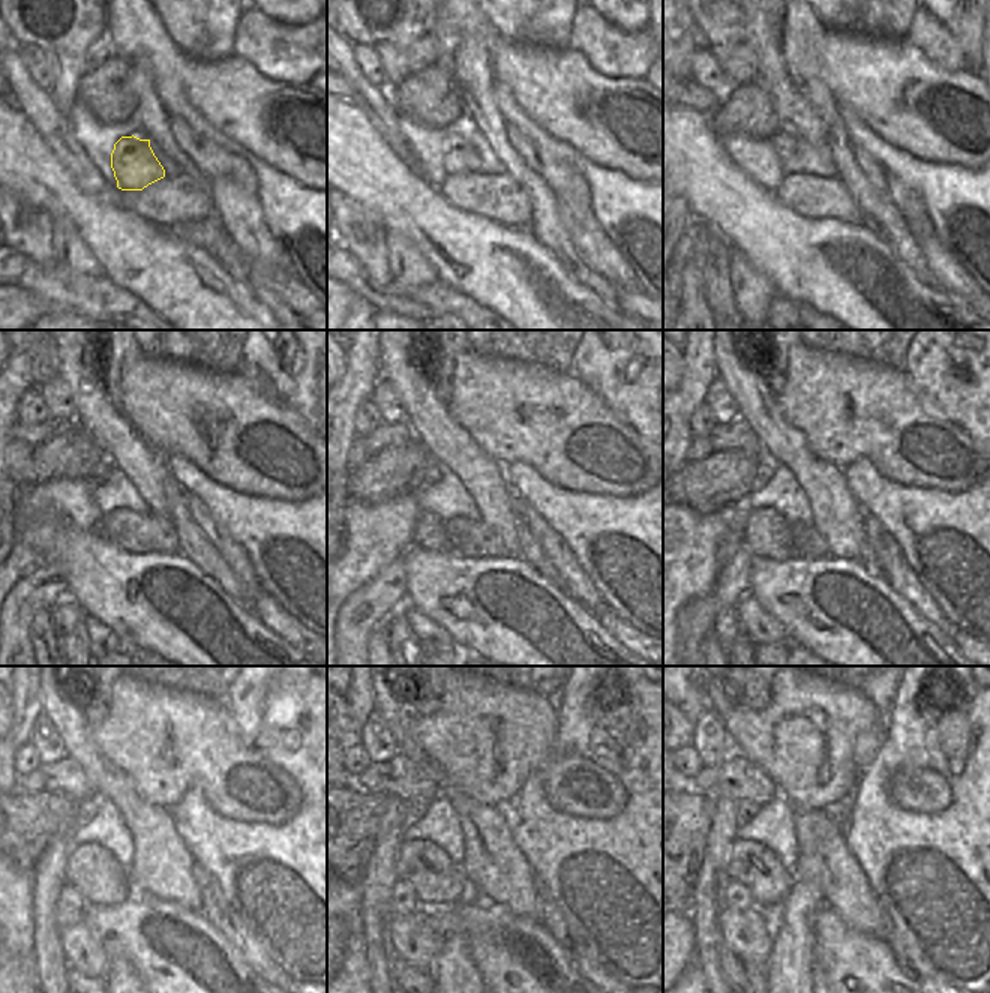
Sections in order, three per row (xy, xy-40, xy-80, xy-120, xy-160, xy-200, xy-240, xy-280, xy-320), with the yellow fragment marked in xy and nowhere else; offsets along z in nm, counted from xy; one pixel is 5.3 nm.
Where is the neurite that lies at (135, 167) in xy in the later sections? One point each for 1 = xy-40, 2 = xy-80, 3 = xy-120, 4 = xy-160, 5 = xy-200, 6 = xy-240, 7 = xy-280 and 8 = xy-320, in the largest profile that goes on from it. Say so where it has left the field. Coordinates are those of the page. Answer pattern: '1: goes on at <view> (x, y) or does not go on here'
1: goes on at xy-40 (461, 156)
2: goes on at xy-80 (783, 144)
3: goes on at xy-120 (101, 474)
4: goes on at xy-160 (432, 473)
5: goes on at xy-200 (765, 468)
6: goes on at xy-240 (86, 809)
7: goes on at xy-280 (413, 810)
8: goes on at xy-320 (746, 812)

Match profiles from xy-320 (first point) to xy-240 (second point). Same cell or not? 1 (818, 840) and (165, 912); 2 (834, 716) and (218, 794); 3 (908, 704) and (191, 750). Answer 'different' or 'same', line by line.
1: different
2: same
3: different

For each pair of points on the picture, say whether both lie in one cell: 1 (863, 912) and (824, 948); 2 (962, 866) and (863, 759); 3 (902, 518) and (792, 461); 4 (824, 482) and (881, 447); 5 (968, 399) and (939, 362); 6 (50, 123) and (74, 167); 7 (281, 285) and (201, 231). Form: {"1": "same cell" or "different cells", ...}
{"1": "different cells", "2": "different cells", "3": "different cells", "4": "different cells", "5": "same cell", "6": "same cell", "7": "same cell"}

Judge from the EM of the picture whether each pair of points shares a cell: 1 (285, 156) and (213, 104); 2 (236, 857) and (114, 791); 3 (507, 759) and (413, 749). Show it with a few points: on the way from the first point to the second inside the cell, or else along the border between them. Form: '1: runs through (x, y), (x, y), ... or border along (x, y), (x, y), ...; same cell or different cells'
1: runs through (267, 141), (231, 105); same cell
2: border along (170, 809), (176, 833), (189, 854); different cells
3: border along (417, 716), (411, 723), (411, 734), (446, 780); different cells

